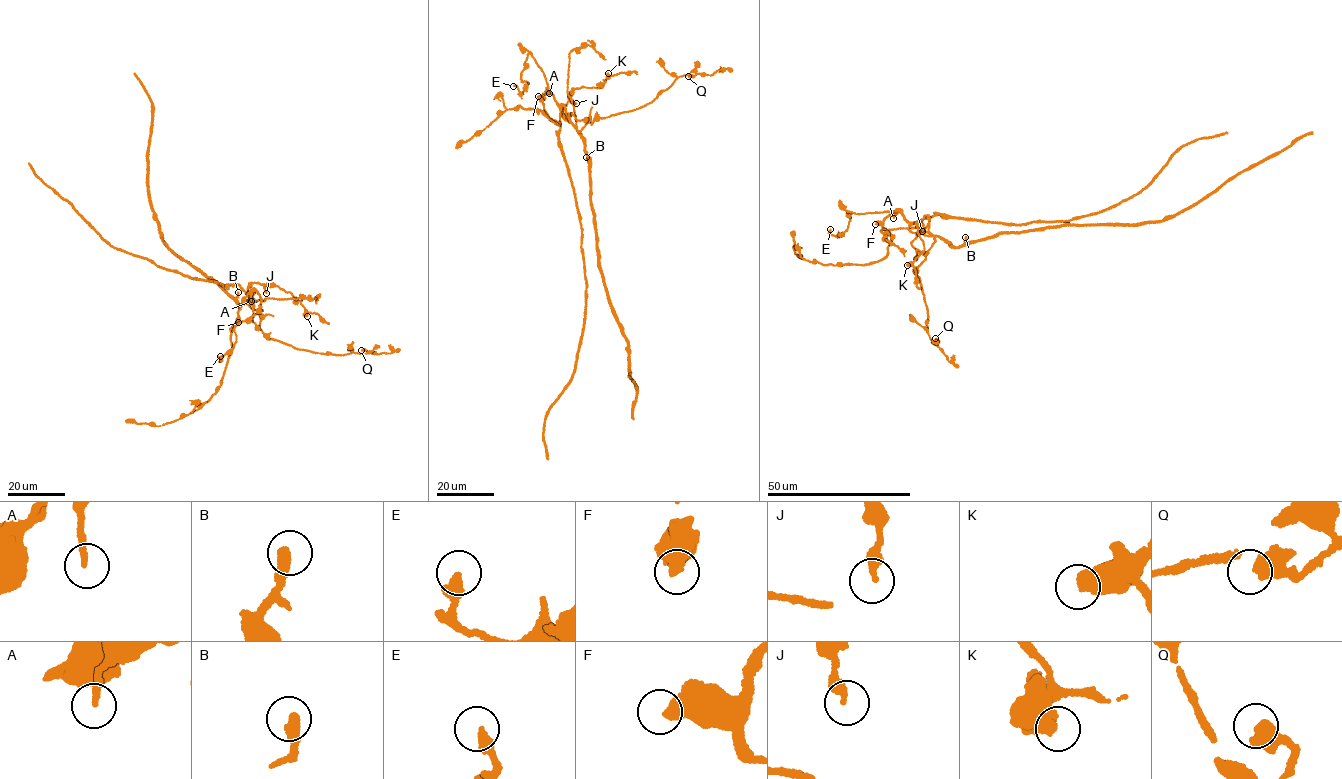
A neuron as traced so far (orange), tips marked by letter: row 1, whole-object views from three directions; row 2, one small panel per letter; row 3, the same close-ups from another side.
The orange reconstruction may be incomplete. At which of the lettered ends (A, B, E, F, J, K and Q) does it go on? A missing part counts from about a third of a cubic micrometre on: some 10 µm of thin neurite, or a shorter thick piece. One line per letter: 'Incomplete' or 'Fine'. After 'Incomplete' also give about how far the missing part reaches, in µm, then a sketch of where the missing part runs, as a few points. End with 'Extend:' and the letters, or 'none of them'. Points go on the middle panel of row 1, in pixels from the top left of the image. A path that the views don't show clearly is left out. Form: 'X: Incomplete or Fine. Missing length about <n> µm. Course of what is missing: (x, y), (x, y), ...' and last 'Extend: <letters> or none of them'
A: Fine
B: Incomplete. Missing length about 4 µm
E: Fine
F: Fine
J: Fine
K: Fine
Q: Fine
Extend: B

